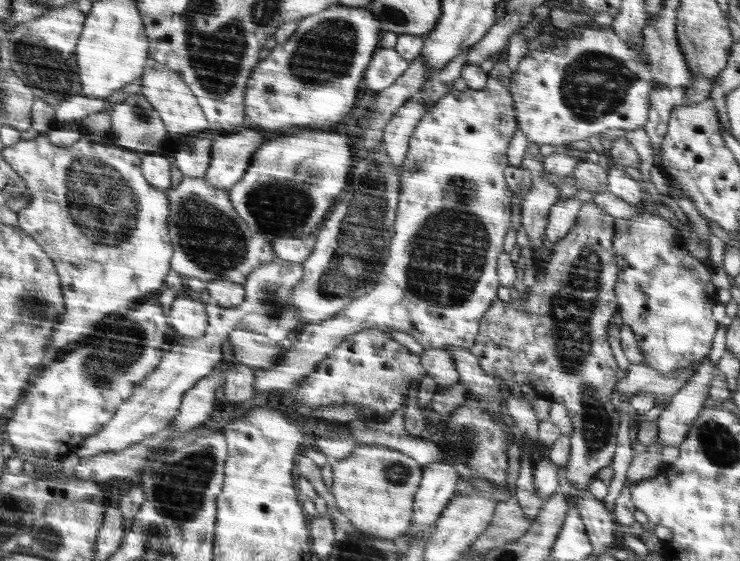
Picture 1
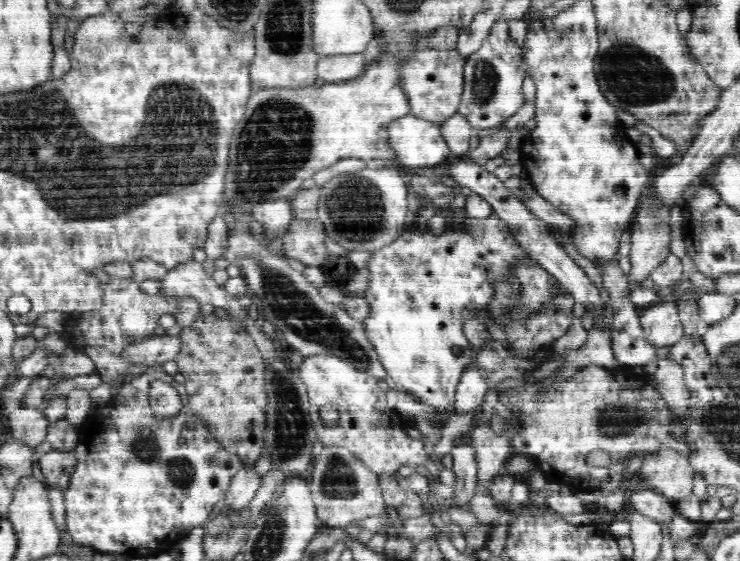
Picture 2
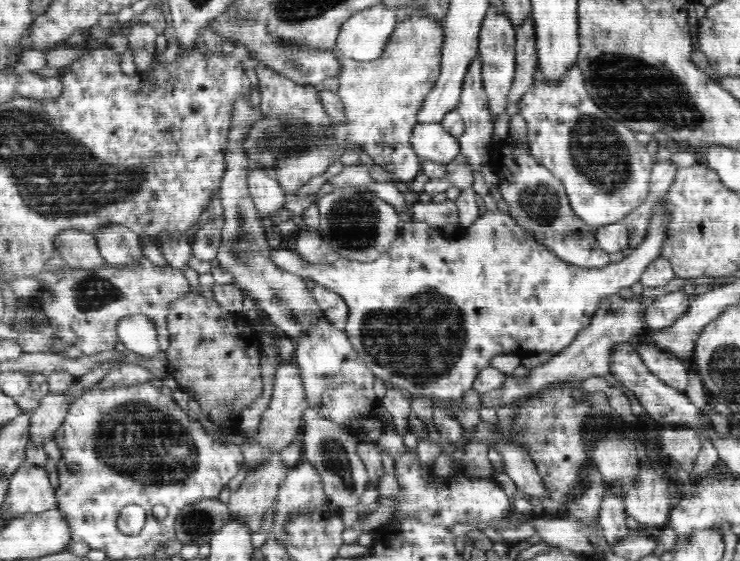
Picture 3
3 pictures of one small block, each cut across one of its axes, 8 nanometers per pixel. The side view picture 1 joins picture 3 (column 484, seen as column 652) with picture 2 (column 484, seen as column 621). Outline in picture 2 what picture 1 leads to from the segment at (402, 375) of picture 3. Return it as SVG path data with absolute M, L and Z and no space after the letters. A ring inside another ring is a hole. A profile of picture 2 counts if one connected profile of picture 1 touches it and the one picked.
M496 214L488 219L472 218L465 224L465 231L444 232L440 236L434 236L430 231L425 234L416 230L404 232L390 244L373 252L372 262L367 267L369 286L363 296L372 307L370 316L362 320L366 335L387 375L396 384L395 388L431 407L430 419L438 430L446 426L458 382L474 362L476 354L465 336L463 322L476 320L476 312L489 318L489 304L495 291L492 280L504 276L508 264L516 262L518 254L519 244Z

